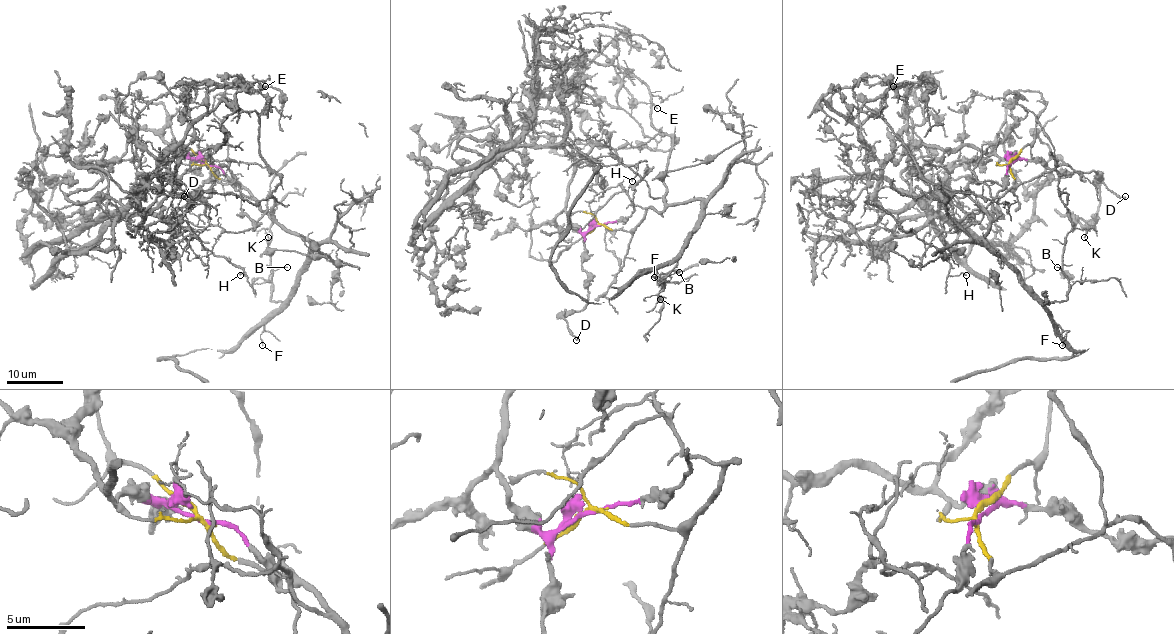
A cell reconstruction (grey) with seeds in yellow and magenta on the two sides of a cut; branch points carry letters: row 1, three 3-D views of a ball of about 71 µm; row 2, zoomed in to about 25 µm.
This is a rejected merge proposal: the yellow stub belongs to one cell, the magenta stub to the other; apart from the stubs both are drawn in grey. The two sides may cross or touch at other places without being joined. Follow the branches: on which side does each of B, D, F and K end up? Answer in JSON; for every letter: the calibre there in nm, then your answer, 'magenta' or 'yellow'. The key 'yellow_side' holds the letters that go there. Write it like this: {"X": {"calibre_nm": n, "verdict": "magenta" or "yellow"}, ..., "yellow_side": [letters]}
{"B": {"calibre_nm": 110, "verdict": "yellow"}, "D": {"calibre_nm": 220, "verdict": "magenta"}, "F": {"calibre_nm": 110, "verdict": "yellow"}, "K": {"calibre_nm": 100, "verdict": "yellow"}, "yellow_side": ["B", "F", "K"]}

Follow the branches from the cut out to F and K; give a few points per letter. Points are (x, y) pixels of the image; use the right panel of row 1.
F: (1010, 162), (1010, 174), (1015, 183), (993, 200), (997, 216), (986, 233), (986, 243), (1062, 330), (1062, 346)
K: (1010, 162), (1015, 183), (993, 200), (986, 244), (1045, 302), (1063, 302), (1069, 288), (1065, 237), (1083, 237)

